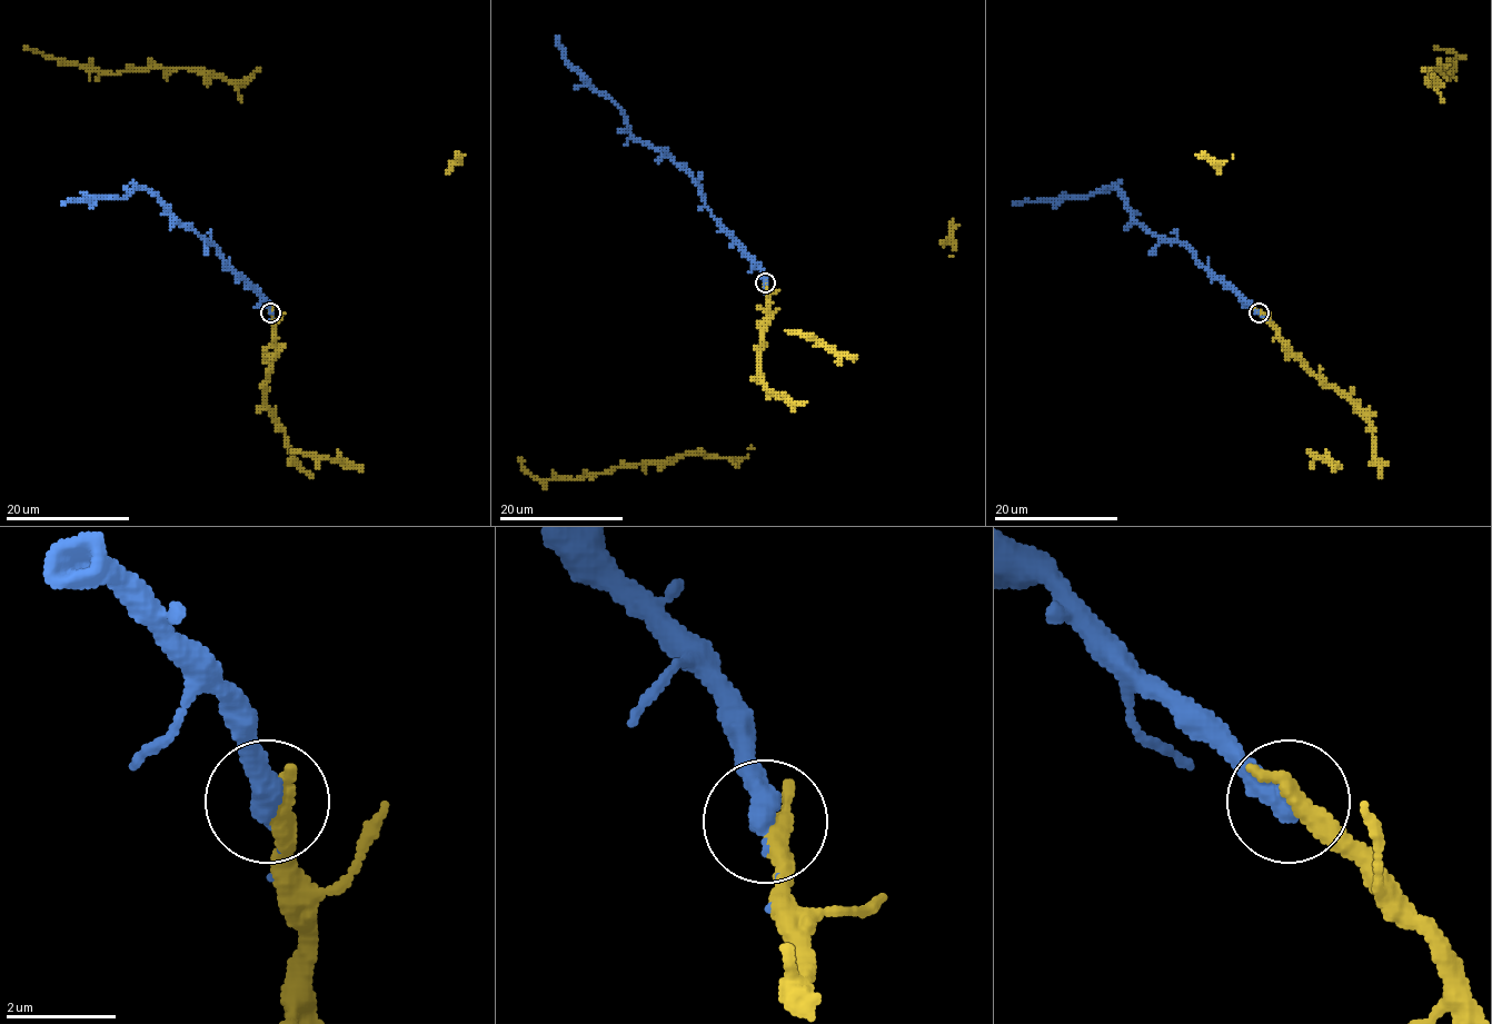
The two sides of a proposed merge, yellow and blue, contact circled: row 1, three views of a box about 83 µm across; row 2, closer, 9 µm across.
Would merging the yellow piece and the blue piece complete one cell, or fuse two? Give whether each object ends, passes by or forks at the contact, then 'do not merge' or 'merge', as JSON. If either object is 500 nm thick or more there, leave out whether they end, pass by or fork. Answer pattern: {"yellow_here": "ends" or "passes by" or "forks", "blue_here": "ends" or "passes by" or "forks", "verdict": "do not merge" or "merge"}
{"verdict": "merge"}

